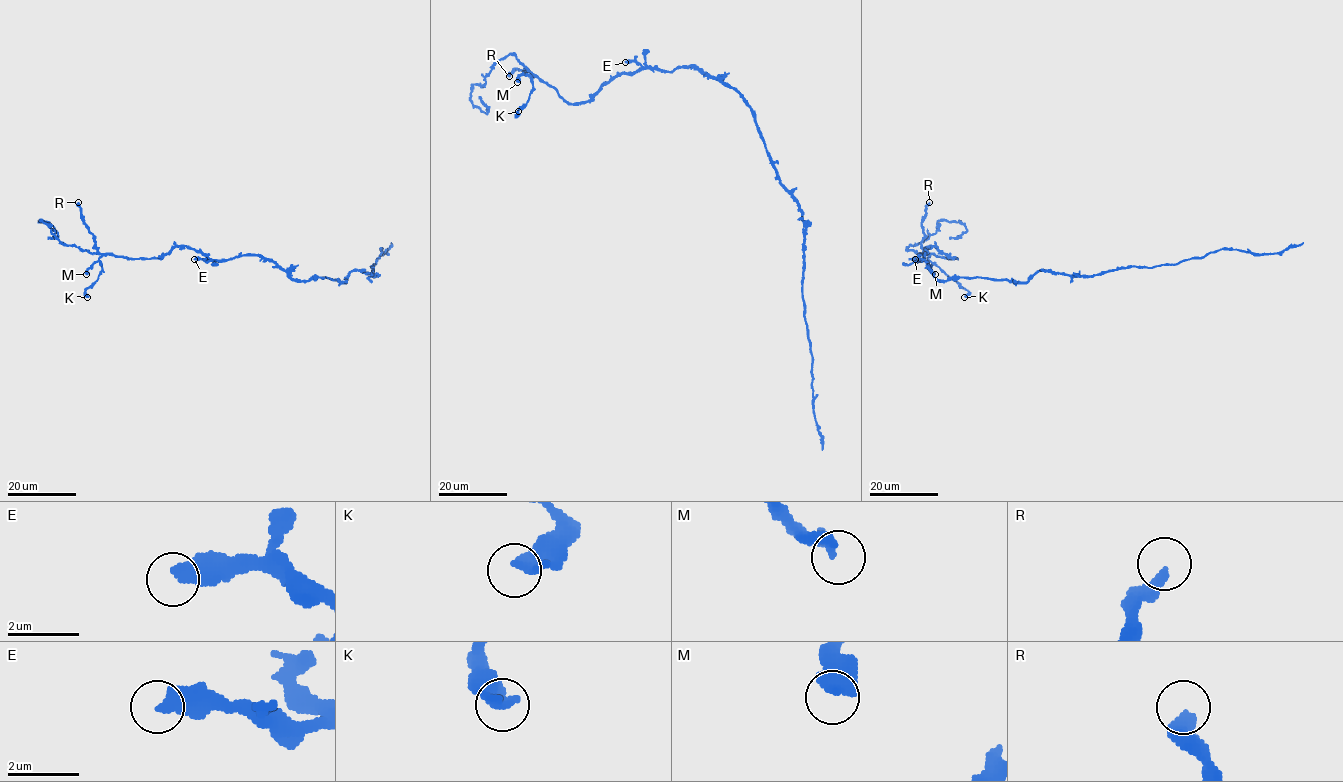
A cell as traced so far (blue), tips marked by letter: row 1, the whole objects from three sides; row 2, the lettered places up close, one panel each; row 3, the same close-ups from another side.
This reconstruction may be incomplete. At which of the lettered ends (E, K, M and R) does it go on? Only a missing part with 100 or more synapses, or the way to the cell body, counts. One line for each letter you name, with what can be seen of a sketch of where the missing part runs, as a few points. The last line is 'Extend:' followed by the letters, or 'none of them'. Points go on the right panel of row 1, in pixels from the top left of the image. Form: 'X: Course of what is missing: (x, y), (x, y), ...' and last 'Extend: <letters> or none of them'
R: Course of what is missing: (929, 202), (965, 179), (1000, 180), (1009, 176), (1007, 172)
Extend: R

